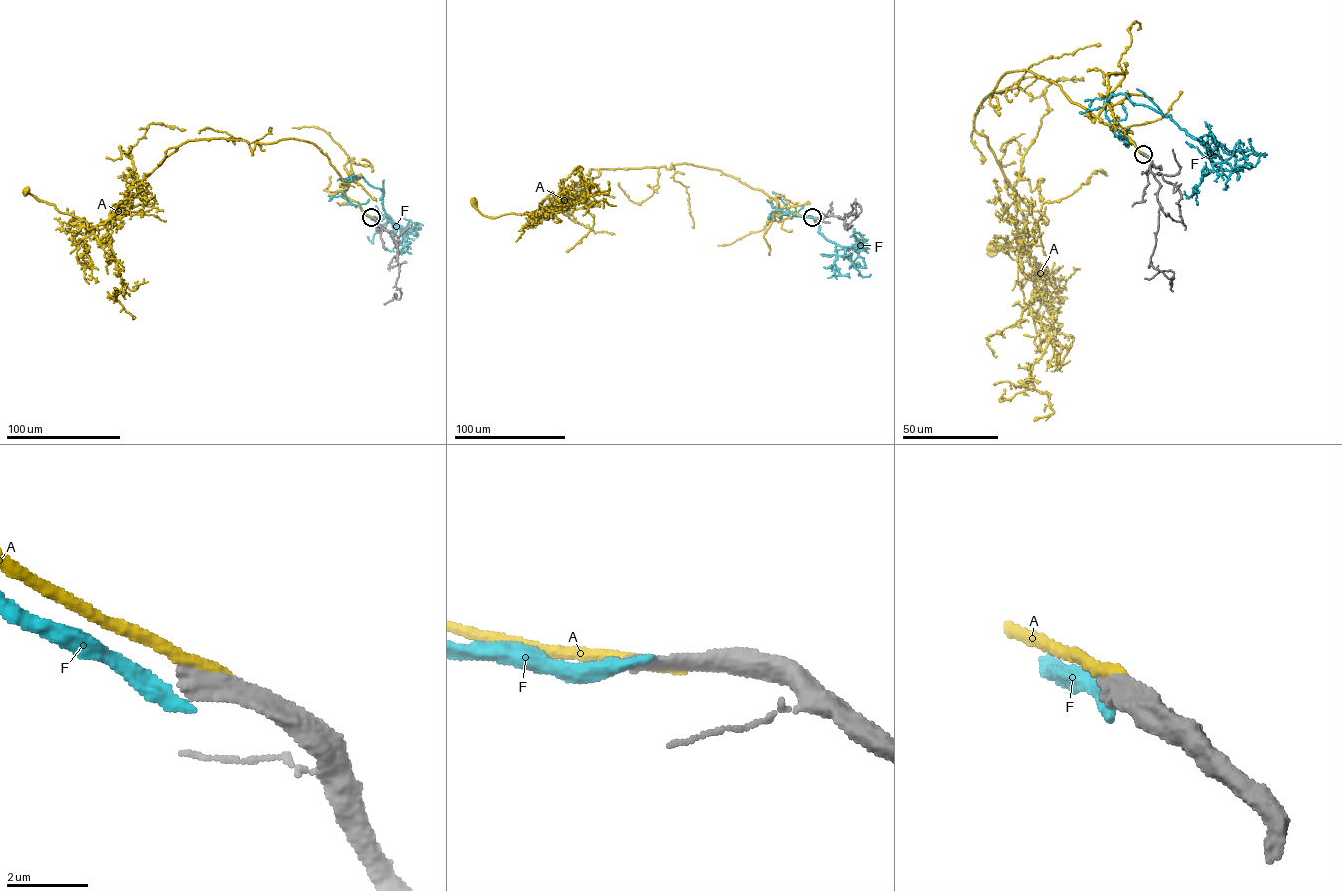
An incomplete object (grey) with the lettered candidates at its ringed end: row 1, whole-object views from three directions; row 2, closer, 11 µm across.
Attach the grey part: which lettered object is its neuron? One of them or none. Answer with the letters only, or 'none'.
none

